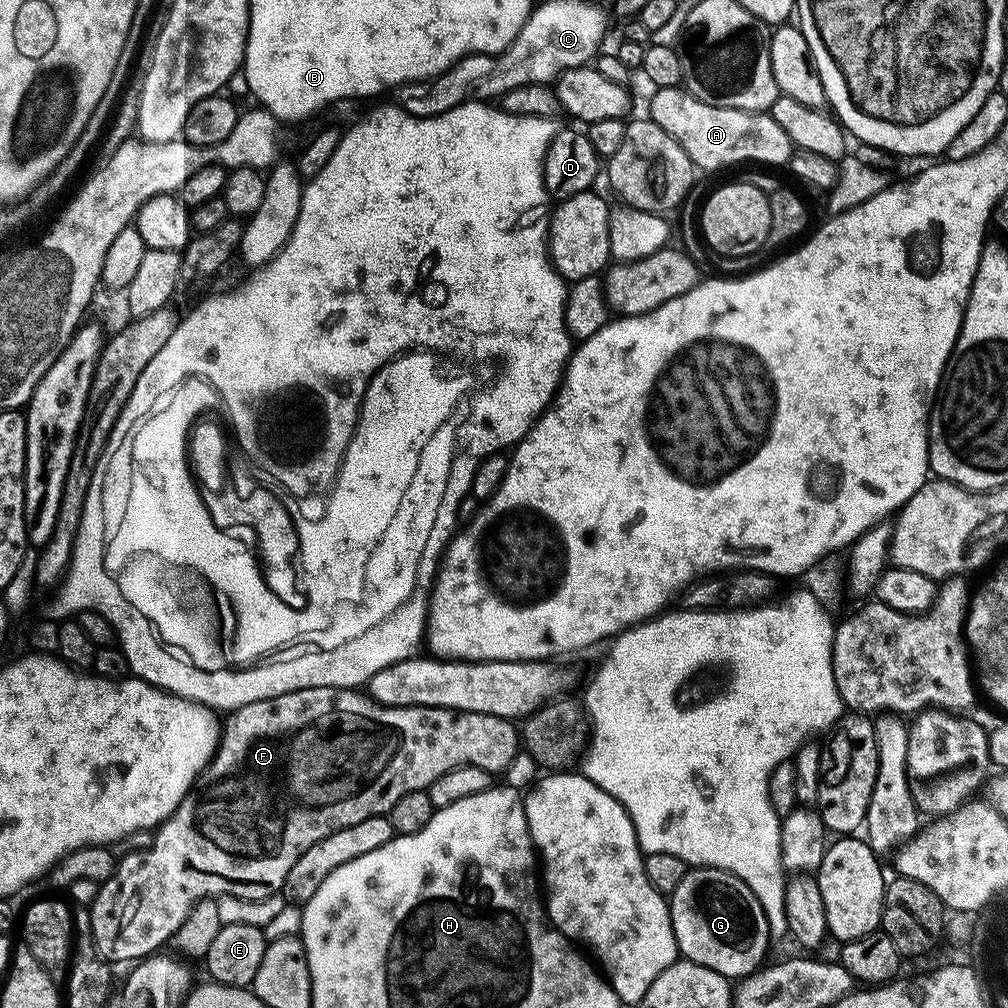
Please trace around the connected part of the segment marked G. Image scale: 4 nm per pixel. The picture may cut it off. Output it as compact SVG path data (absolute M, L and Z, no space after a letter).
M689 867L682 882L678 882L678 890L670 893L670 911L676 946L683 959L692 960L729 978L749 976L765 963L764 955L768 952L770 941L768 919L754 890L750 890L750 886L746 886L746 882L734 874L724 872L721 868Z

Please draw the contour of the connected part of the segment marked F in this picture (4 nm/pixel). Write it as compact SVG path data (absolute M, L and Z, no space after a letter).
M303 688L275 696L269 700L250 702L246 706L235 709L232 716L222 728L220 747L212 757L211 764L199 777L193 791L185 796L168 820L155 829L151 847L147 850L132 850L128 857L121 859L116 865L115 874L99 885L95 898L92 899L92 940L95 951L109 962L116 960L140 960L159 953L163 944L167 945L172 936L187 918L188 912L195 903L204 897L219 898L224 895L237 896L239 899L262 901L267 896L279 893L286 882L286 874L290 874L290 866L302 858L305 850L310 850L314 842L322 842L326 834L334 834L334 830L342 830L346 826L354 826L366 818L385 815L392 809L394 802L407 792L423 792L428 789L446 770L454 770L458 766L473 764L493 774L507 773L512 761L522 748L522 736L517 725L511 720L500 716L491 716L481 712L453 712L451 708L427 708L412 705L410 708L391 708L379 704L371 696L355 688Z

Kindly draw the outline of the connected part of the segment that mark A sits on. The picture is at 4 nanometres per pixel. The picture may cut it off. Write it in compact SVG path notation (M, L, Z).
M683 87L656 88L648 104L647 115L670 138L674 138L686 150L697 169L712 172L727 164L740 164L743 160L757 160L760 164L787 165L794 155L794 146L788 136L774 122L771 115L743 112L722 106L710 106L694 98Z

